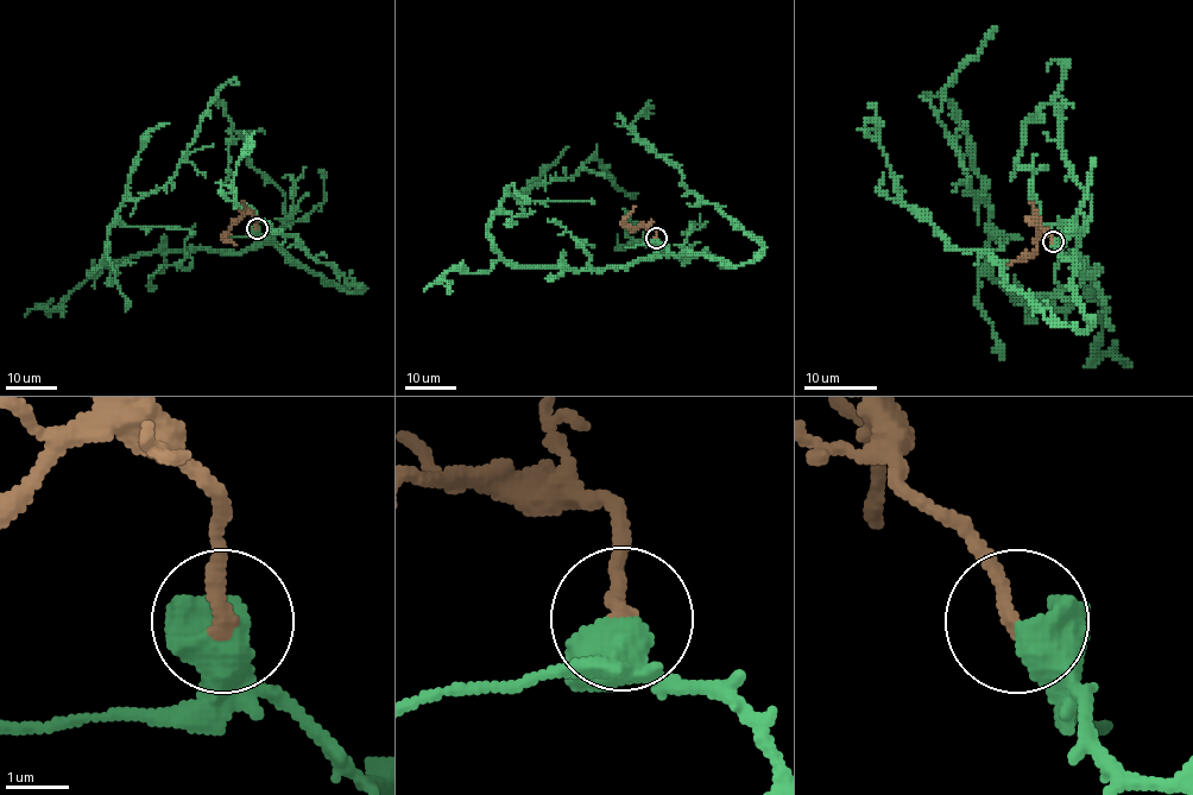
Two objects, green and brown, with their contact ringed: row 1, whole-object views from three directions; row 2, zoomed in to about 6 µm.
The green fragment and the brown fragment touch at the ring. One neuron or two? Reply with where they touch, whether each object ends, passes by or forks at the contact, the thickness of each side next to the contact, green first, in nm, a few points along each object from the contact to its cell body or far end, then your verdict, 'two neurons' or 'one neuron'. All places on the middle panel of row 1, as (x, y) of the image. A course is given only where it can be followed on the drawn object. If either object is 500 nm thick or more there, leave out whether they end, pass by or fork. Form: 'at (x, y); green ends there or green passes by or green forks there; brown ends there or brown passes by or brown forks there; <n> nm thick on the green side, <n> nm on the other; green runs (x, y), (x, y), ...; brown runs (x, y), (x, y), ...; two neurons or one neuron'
at (656, 238); 650 nm thick on the green side, 240 nm on the other; green runs (655, 238), (664, 254), (567, 270), (509, 264), (486, 232), (507, 193), (570, 178), (592, 158), (636, 194); brown runs (655, 238), (655, 229), (622, 225), (635, 206); one neuron

